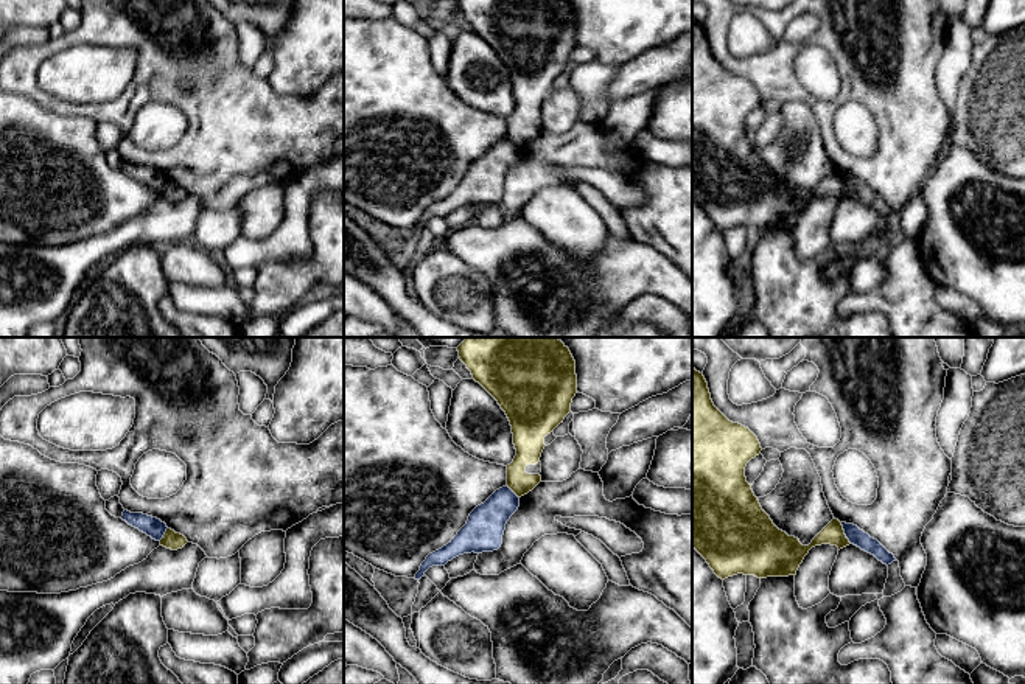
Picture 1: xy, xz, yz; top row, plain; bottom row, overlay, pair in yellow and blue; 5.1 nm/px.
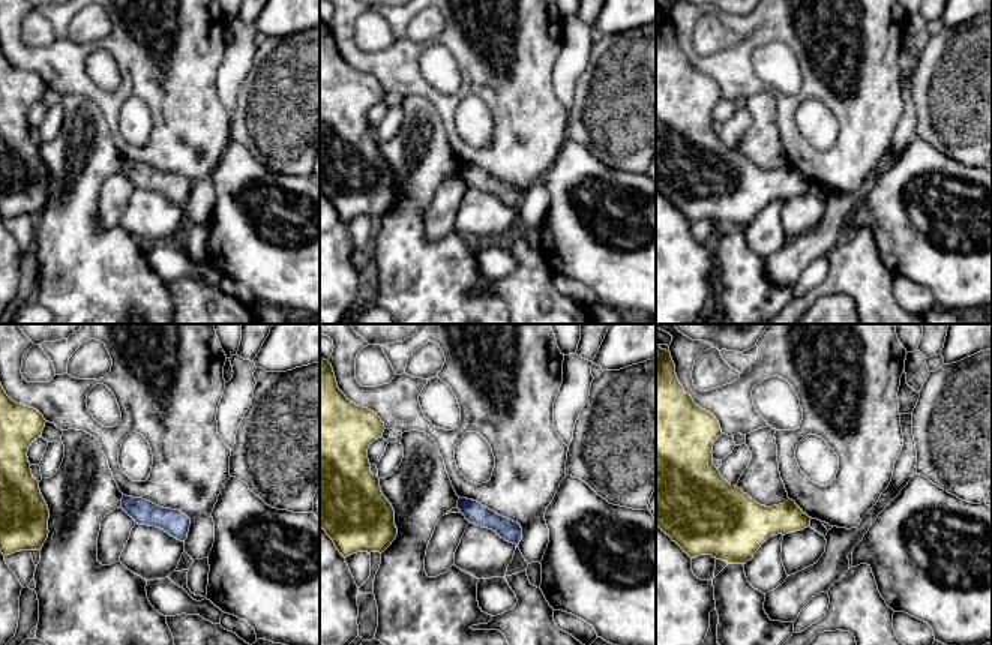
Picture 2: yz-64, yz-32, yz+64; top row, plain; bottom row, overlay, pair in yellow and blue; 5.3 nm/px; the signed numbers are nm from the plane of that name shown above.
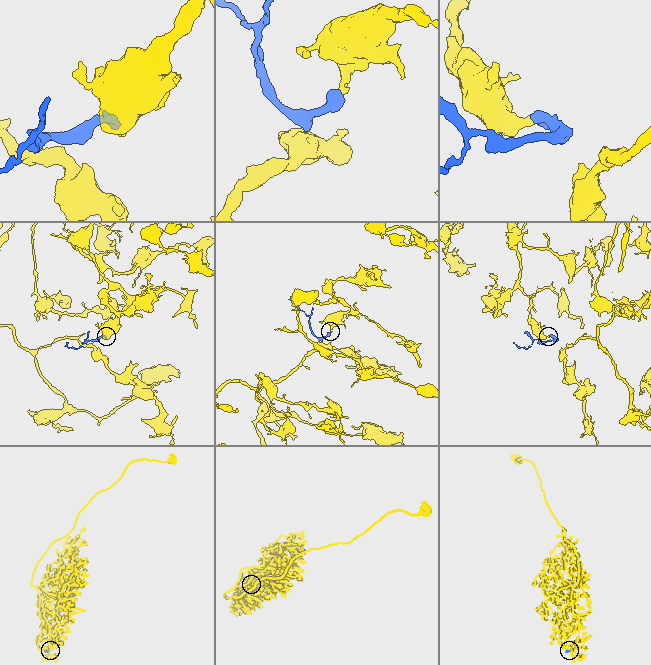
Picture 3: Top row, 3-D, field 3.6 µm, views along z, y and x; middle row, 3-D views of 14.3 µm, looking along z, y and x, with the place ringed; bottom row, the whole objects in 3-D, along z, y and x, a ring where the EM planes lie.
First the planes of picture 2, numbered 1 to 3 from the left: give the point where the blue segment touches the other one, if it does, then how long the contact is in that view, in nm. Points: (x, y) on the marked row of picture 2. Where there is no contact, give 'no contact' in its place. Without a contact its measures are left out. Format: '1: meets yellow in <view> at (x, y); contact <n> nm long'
1: no contact
2: meets yellow in yz-32 at (458, 509); contact 50 nm long
3: no contact

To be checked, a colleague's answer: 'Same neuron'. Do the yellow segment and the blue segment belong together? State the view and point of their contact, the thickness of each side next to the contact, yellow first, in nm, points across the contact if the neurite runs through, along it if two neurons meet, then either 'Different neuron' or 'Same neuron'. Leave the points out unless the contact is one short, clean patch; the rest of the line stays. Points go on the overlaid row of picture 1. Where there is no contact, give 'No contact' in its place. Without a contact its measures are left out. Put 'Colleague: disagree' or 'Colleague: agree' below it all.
Touches yellow at yz (843, 533). Thickness 110 nm (yellow) against 90 nm. Boundary: yz (840, 523), (845, 537), (851, 543). Different neuron
Colleague: disagree

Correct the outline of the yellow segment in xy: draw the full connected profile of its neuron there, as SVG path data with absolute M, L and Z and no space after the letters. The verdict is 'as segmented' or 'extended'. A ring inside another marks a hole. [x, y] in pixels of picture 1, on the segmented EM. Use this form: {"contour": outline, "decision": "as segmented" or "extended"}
{"contour": "M166 529L163 538L160 539L160 546L171 549L171 550L182 549L187 543L188 541L184 535L176 533L171 529Z", "decision": "as segmented"}

